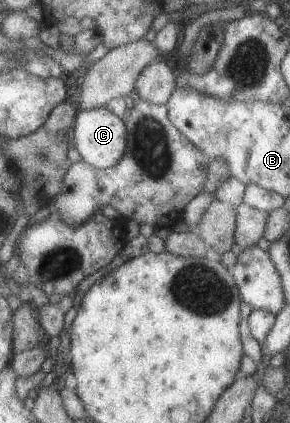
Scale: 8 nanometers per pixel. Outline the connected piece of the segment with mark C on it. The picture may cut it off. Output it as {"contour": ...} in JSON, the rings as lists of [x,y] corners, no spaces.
{"contour":[[[106,107],[78,110],[72,131],[82,161],[97,169],[114,166],[124,154],[125,124]]]}

